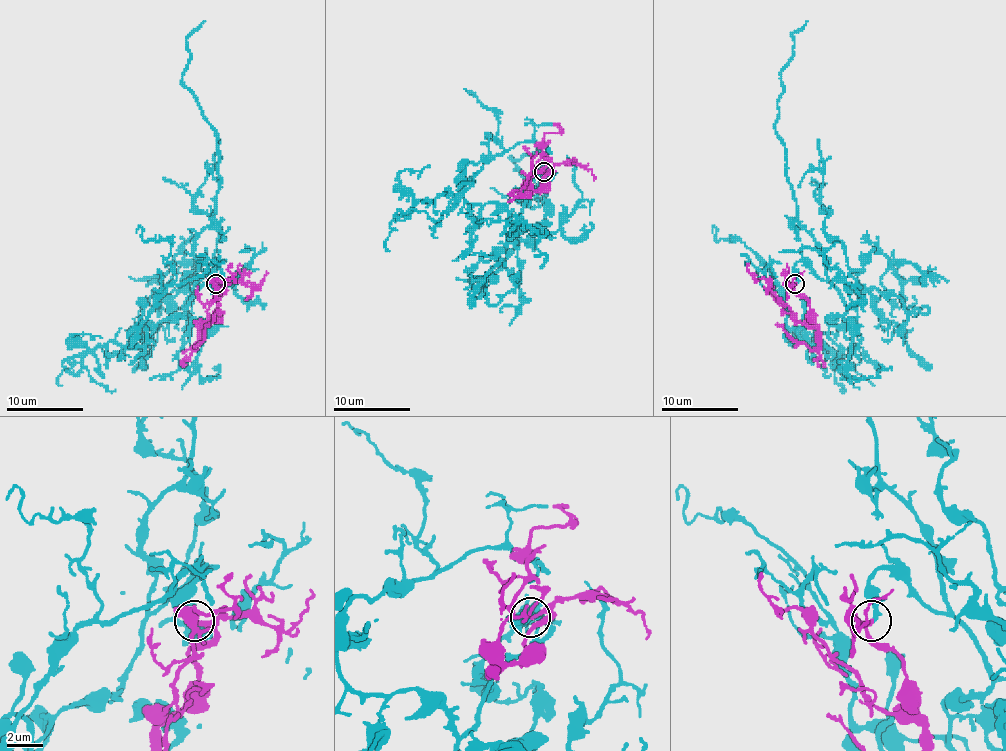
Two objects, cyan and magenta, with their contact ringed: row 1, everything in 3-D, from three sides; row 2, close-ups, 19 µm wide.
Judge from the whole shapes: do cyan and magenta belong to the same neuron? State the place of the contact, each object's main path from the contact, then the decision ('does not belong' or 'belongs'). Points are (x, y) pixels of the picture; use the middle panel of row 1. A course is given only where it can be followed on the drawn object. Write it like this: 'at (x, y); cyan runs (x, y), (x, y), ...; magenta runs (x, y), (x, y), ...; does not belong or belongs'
at (543, 171); cyan runs (544, 173), (552, 176), (513, 222), (494, 203), (469, 203), (464, 171), (504, 150), (494, 114), (464, 89); magenta runs (544, 171), (552, 171), (544, 186), (534, 190), (531, 176), (542, 142), (559, 125); belongs

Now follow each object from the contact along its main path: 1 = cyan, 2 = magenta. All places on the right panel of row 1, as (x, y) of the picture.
1: (796, 284), (800, 261), (838, 292), (846, 311), (827, 319), (827, 336), (794, 332), (762, 259), (712, 233)
2: (794, 284), (794, 290), (806, 298), (813, 322), (800, 322), (766, 280), (756, 280), (747, 269), (748, 263)

